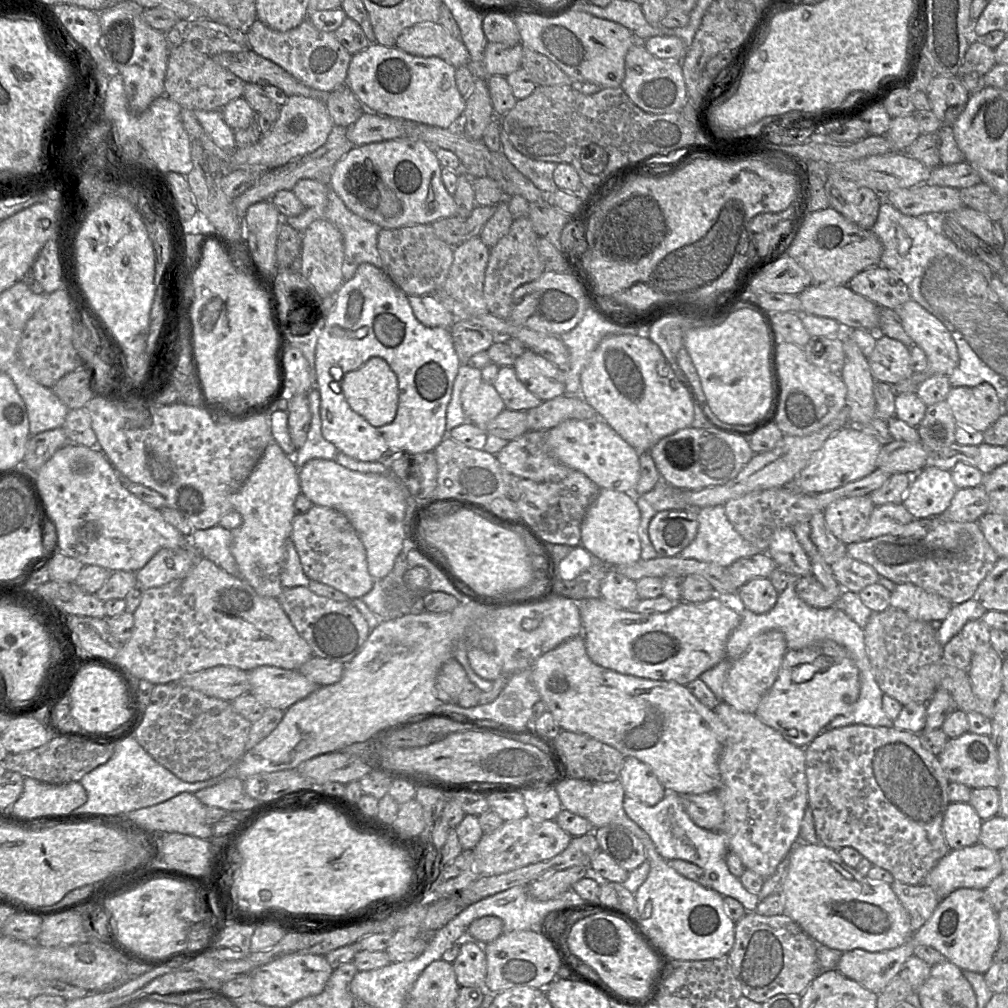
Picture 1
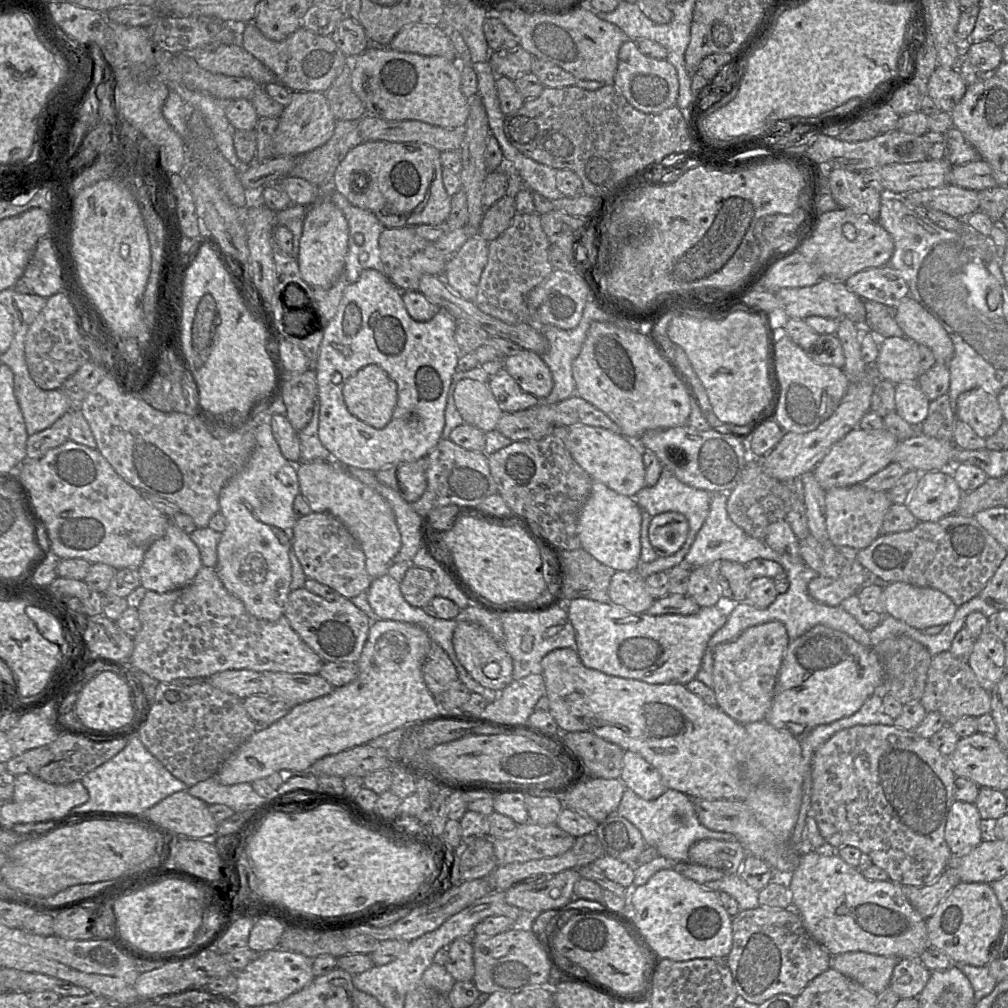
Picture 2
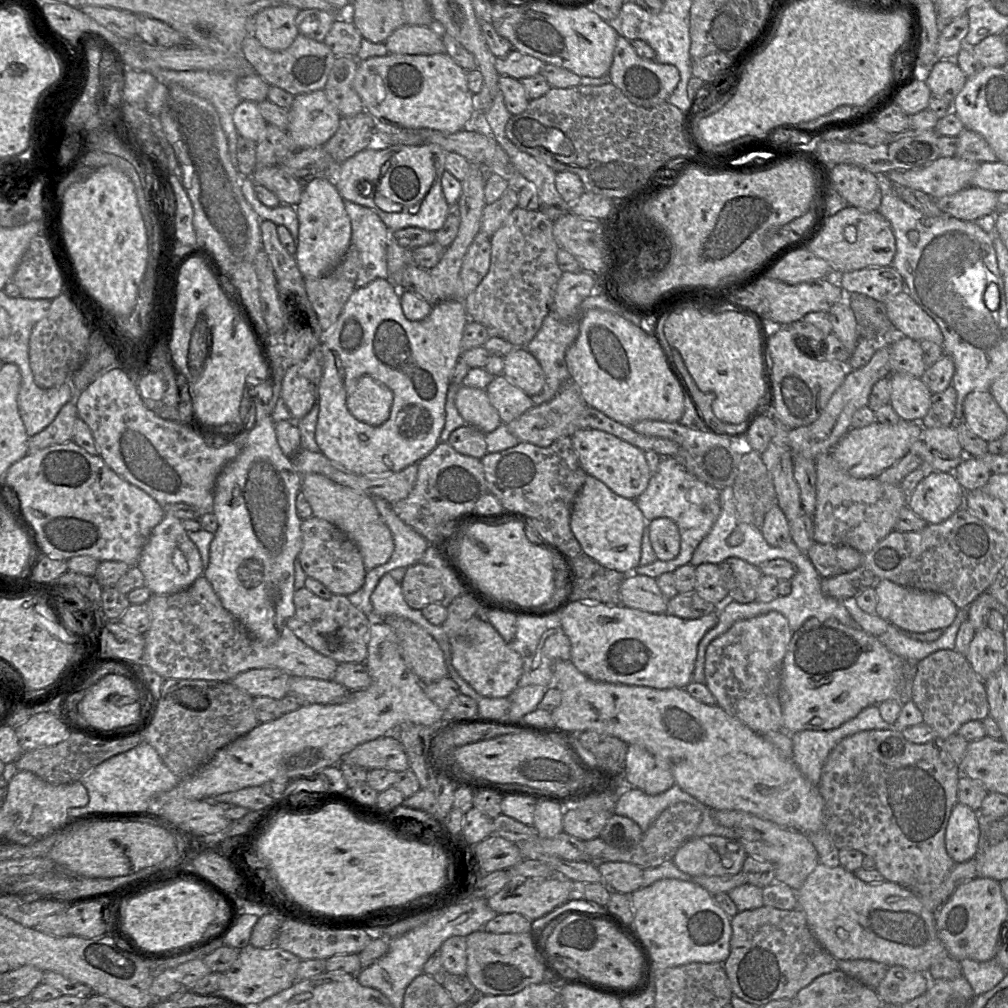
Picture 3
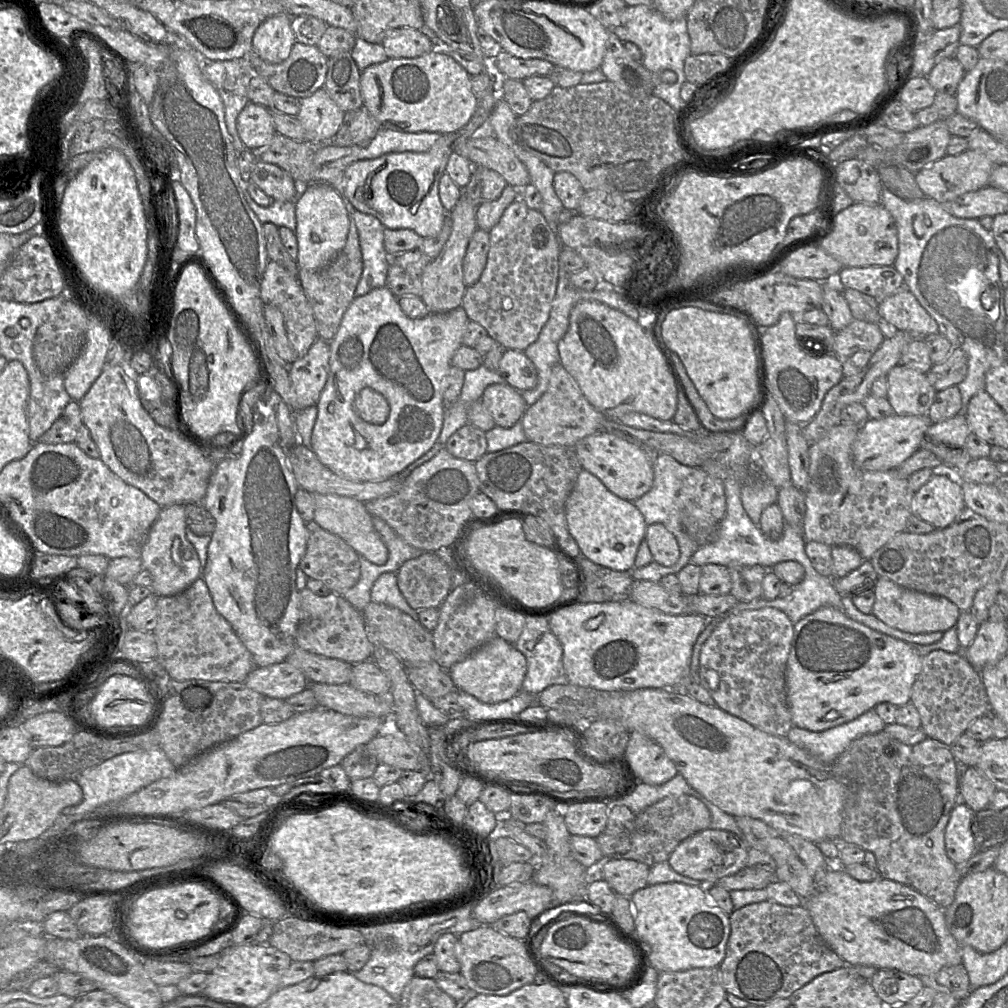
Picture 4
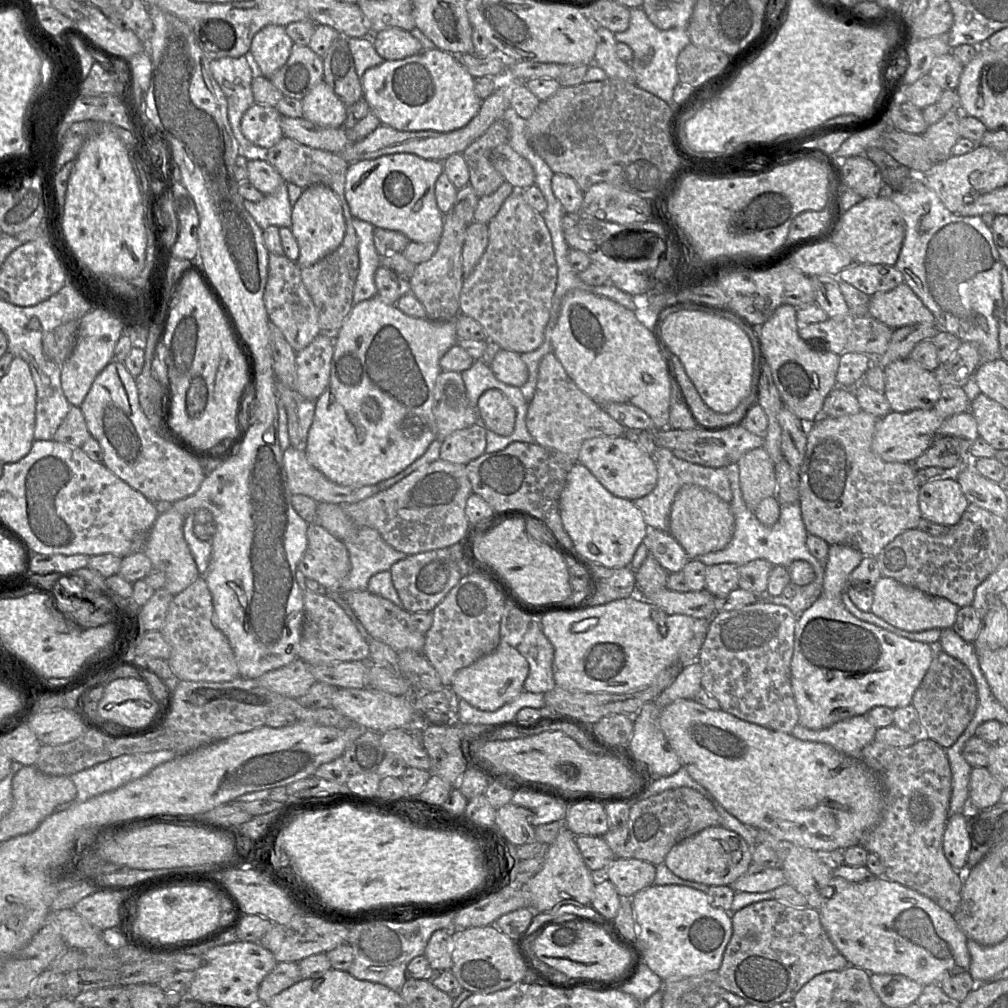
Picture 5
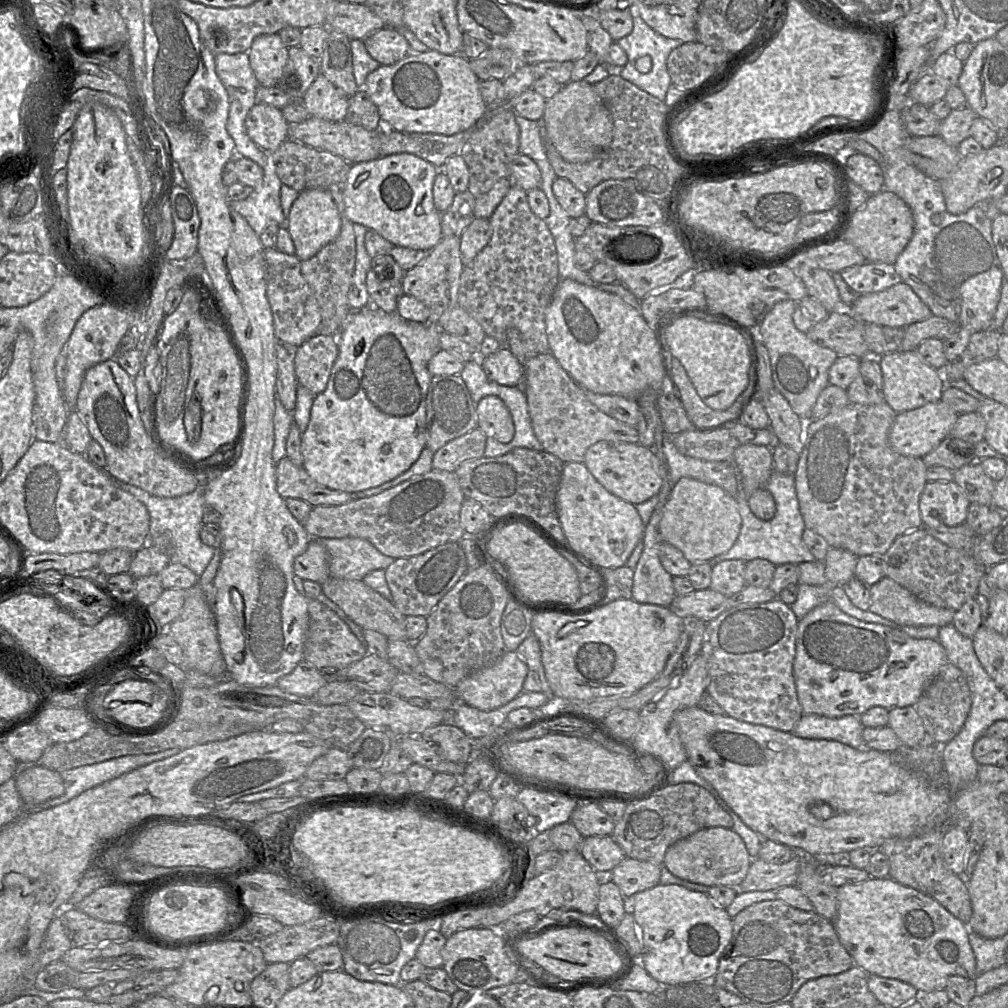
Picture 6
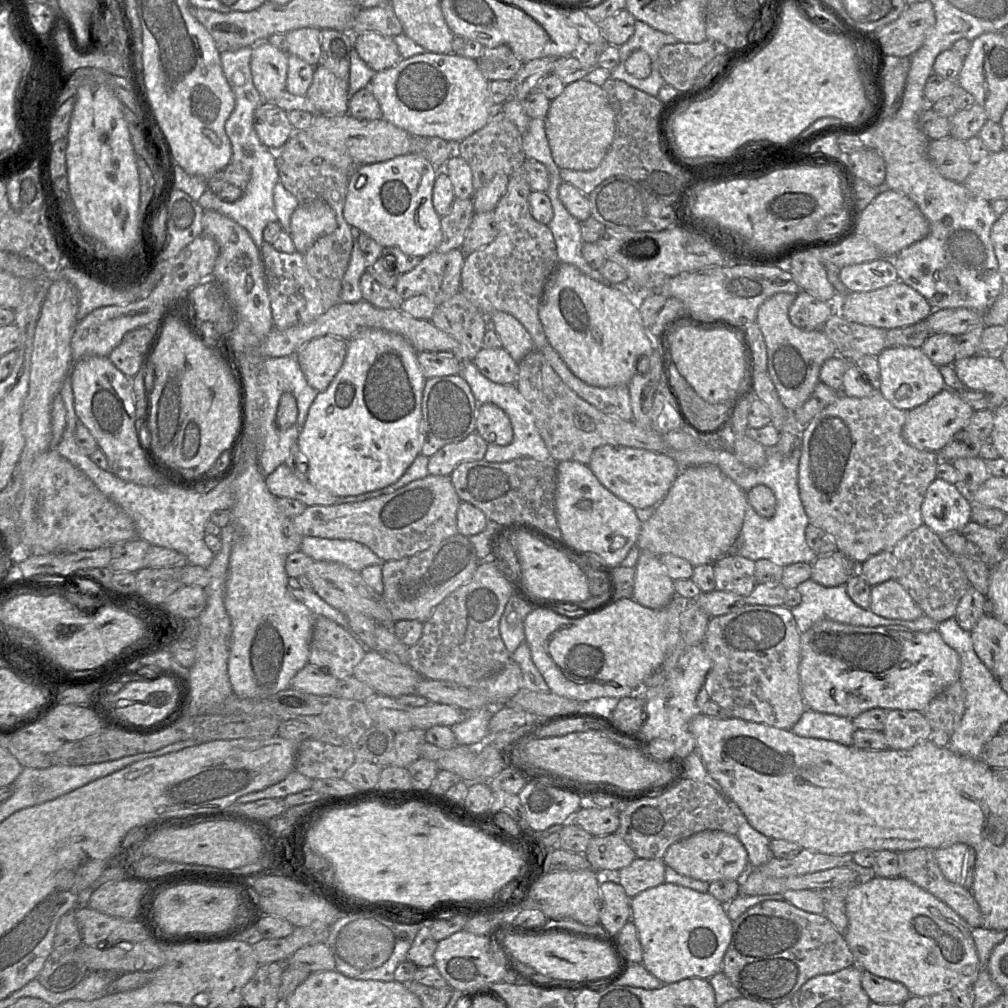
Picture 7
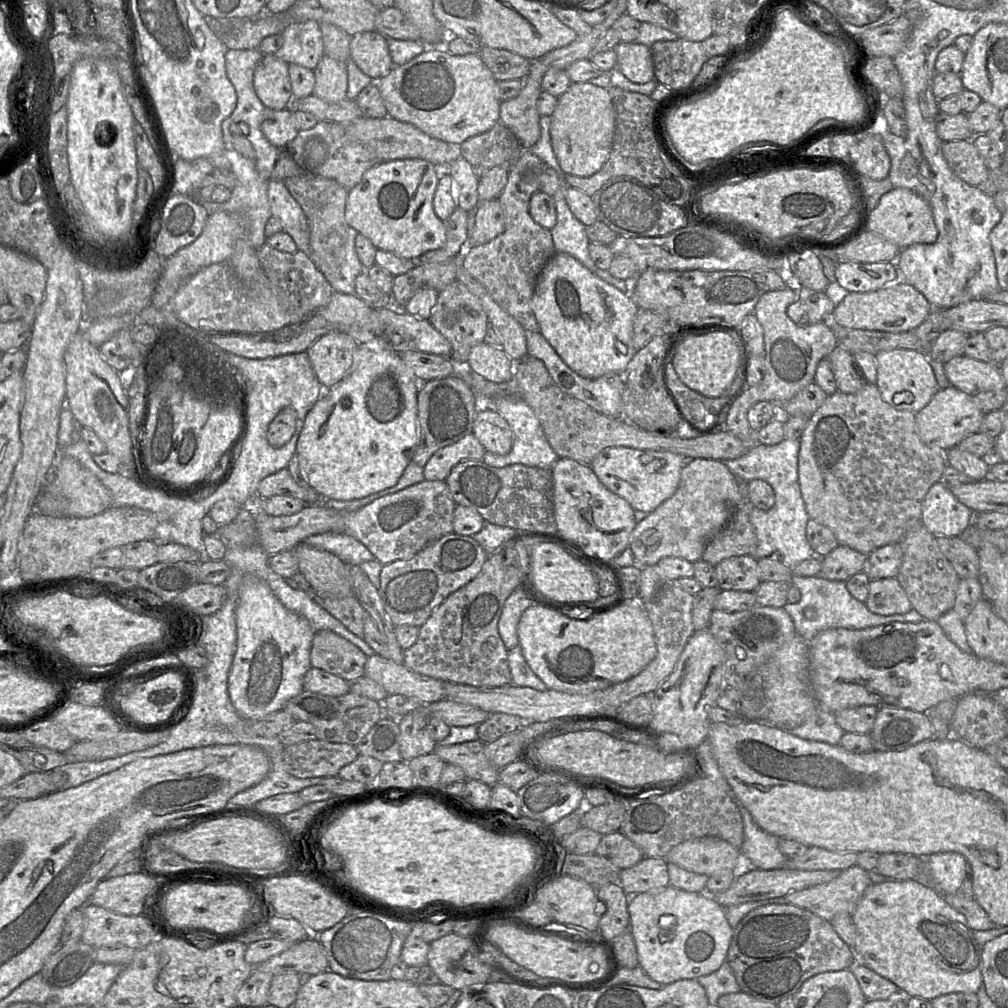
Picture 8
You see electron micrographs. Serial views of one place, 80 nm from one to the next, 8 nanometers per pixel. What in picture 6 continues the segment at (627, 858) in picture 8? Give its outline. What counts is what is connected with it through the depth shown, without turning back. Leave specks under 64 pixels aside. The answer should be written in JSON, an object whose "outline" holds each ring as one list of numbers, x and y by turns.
{"outline":[[611,835,585,837,580,852,595,871,612,871,626,858]]}

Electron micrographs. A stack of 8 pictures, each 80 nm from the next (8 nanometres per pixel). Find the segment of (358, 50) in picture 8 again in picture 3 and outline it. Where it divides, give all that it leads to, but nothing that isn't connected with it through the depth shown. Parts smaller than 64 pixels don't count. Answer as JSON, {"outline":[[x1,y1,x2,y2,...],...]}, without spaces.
{"outline":[[404,25,384,42,391,54,433,55,445,53,442,38,428,26]]}

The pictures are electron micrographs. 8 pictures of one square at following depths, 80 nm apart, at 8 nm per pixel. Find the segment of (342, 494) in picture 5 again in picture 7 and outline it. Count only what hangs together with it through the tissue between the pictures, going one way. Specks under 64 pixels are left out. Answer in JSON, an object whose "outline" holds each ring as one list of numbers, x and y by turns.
{"outline":[[285,464,265,477,268,490,277,498,292,498,306,506,334,505,338,496,313,485,307,478,297,477]]}

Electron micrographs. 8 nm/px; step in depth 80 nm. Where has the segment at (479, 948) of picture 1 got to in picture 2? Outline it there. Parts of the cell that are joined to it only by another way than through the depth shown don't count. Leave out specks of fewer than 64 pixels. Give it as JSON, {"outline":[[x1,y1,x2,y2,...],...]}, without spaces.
{"outline":[[471,937,455,939,448,948,447,971,456,981,472,981,475,974]]}

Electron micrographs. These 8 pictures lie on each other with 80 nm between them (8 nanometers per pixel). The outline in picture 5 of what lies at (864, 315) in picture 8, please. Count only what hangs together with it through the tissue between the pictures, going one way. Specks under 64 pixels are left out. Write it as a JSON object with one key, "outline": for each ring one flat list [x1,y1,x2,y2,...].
{"outline":[[904,282,889,292,872,295,869,316,892,329,922,323,936,324,933,313]]}

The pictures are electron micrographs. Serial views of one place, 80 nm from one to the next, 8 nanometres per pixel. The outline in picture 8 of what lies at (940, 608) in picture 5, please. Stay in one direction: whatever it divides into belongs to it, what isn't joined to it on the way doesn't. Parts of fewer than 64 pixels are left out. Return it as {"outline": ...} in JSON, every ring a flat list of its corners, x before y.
{"outline":[[896,577,870,580,865,605,870,612,882,616,906,614,912,609]]}

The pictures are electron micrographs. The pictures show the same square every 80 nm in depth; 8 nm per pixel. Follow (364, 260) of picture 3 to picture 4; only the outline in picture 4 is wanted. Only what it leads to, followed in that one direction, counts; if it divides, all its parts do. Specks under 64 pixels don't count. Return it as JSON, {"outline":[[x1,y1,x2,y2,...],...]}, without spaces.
{"outline":[[355,209,354,212,352,213,352,219,357,228,360,250,362,254,362,274,356,286,354,296,361,297,368,294,370,291,374,289,386,286,387,273,388,273,388,268,390,266,390,256,388,255,388,253,384,248,383,240,384,240,384,230,389,228,385,228,376,217,369,214,362,213]]}

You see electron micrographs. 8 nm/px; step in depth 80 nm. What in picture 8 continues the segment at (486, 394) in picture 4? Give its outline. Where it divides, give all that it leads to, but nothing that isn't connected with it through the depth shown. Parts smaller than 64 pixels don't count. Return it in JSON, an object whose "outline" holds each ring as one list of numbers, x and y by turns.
{"outline":[[480,407,473,423,472,434,486,451,508,454,514,443,514,435,506,420,494,409]]}

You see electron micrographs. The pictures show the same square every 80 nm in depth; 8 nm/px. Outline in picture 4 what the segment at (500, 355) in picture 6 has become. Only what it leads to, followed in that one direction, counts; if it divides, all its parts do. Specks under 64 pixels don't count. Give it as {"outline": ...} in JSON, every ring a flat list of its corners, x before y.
{"outline":[[504,350,497,372,519,392,533,389,538,383,537,369,522,351]]}

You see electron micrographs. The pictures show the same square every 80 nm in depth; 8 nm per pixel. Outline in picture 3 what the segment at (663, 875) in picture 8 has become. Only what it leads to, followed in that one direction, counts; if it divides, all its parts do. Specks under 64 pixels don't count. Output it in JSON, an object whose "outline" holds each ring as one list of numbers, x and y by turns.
{"outline":[[606,862,597,868,615,892,632,894,641,888,643,870,637,865,627,862]]}

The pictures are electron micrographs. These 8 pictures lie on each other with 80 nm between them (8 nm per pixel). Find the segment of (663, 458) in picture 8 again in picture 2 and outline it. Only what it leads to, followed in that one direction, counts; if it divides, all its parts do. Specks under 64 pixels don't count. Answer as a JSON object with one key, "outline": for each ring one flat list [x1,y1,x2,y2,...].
{"outline":[[572,425,567,429,565,446,572,458,596,481,619,494,634,497,645,487,645,468,642,449,635,440,601,427]]}

